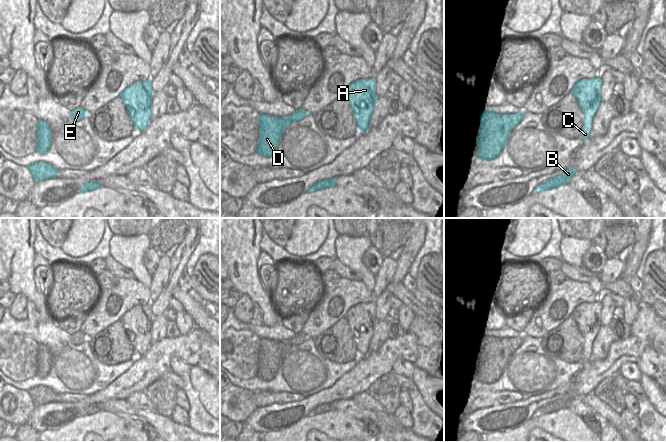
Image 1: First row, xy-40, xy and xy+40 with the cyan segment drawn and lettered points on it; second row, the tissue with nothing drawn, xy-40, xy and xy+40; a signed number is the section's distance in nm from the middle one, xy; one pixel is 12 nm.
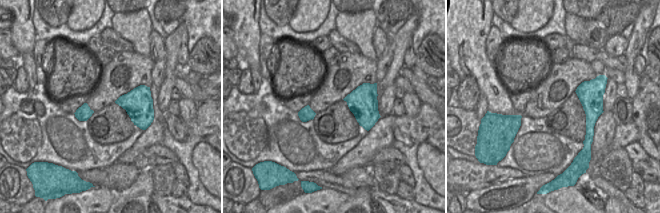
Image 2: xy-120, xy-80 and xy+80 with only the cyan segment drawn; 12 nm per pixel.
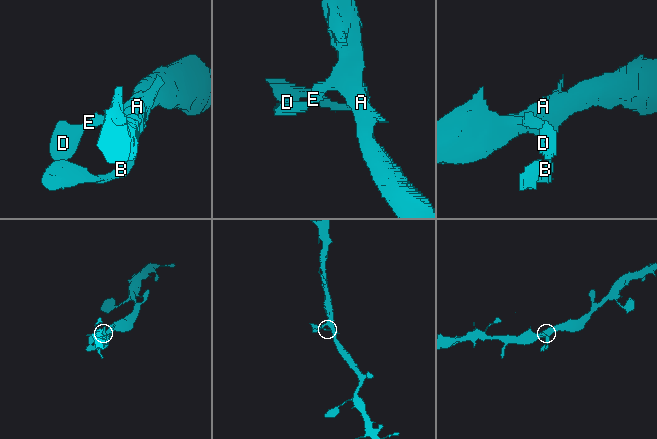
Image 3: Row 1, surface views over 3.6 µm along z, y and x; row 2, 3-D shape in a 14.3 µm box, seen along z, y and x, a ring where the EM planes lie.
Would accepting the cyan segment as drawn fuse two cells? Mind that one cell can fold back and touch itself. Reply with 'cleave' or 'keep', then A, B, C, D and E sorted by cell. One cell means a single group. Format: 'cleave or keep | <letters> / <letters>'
keep | A B C D E

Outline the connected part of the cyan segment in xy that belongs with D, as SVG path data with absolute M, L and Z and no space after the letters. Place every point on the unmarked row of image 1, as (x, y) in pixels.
M298 333L291 339L276 341L274 339L260 338L259 343L259 362L257 364L256 377L271 381L279 368L279 362L283 355L292 347L300 345L310 336Z

